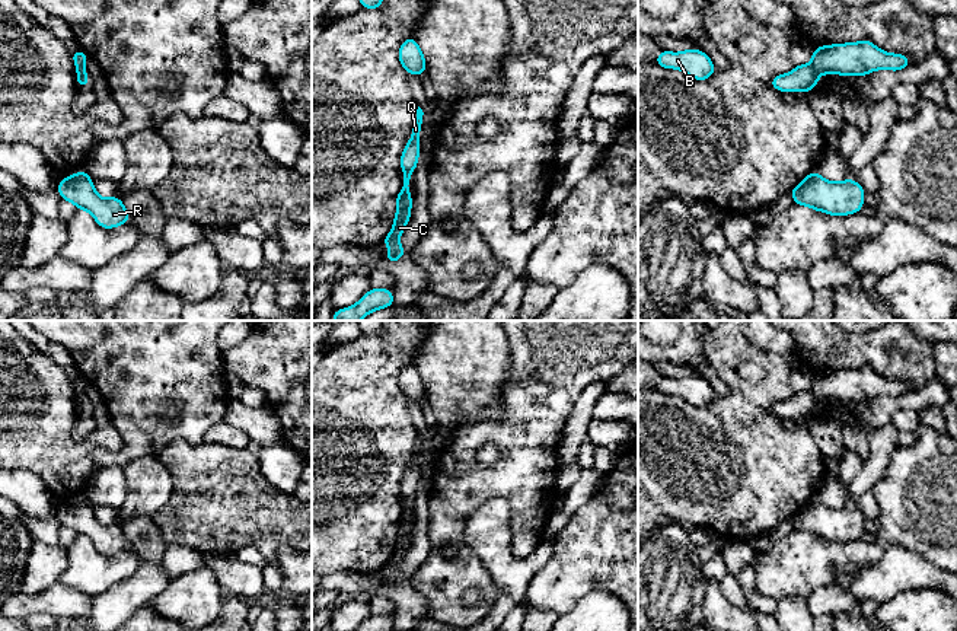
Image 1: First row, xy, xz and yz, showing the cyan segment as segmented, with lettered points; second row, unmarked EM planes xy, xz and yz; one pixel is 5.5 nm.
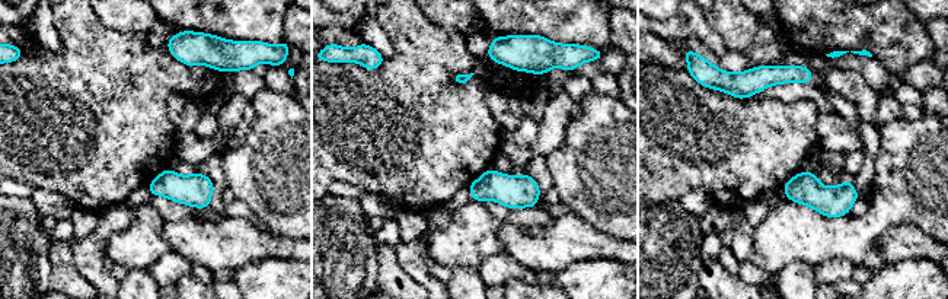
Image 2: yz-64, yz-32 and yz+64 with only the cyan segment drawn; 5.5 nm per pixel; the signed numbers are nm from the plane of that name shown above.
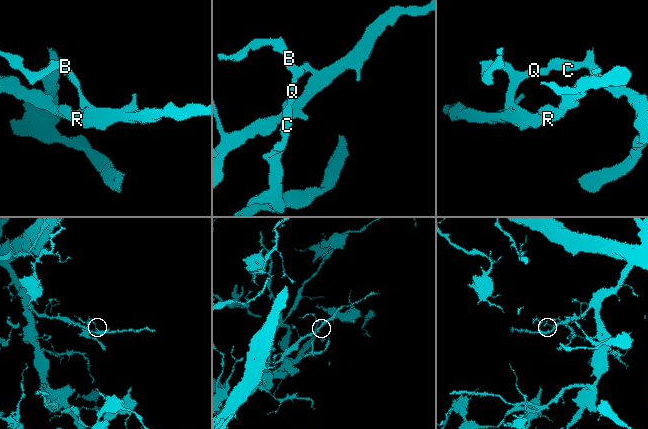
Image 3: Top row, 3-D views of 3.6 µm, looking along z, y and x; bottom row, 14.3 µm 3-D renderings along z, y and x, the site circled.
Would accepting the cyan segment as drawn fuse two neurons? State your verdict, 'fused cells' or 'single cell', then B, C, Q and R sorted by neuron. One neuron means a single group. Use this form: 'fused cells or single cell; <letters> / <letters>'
fused cells; B Q R / C

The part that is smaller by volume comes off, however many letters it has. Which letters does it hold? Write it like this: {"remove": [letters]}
{"remove": ["C"]}

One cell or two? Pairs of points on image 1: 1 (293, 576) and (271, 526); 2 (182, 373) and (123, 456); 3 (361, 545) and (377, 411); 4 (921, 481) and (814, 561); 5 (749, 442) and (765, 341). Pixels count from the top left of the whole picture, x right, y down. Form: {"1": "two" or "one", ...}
{"1": "two", "2": "one", "3": "one", "4": "one", "5": "two"}

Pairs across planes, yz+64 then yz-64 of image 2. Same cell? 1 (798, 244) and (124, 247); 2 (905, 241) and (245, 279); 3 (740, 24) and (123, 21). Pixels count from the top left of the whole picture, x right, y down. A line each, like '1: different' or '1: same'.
1: same
2: different
3: different

